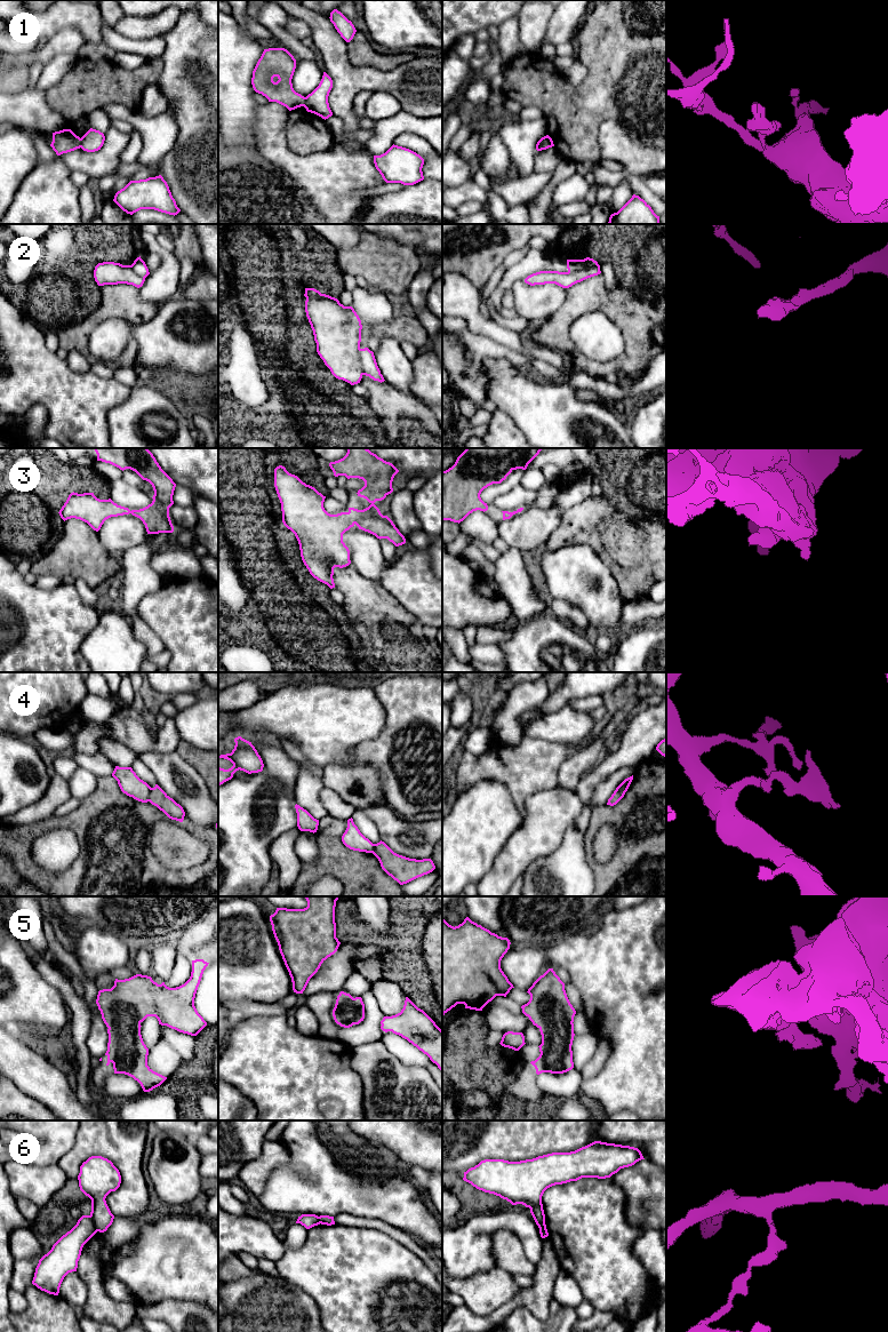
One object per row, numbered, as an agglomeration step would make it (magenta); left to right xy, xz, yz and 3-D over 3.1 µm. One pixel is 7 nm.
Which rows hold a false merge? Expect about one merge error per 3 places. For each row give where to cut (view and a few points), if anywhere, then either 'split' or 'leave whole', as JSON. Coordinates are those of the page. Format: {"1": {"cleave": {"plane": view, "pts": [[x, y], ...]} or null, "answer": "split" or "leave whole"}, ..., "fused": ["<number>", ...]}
{"1": {"cleave": {"plane": "xy", "pts": [[80, 138], [81, 146]]}, "answer": "split"}, "2": {"cleave": {"plane": "yz", "pts": [[599, 265], [582, 271], [568, 272]]}, "answer": "split"}, "3": {"cleave": null, "answer": "leave whole"}, "4": {"cleave": {"plane": "xy", "pts": [[151, 788], [148, 800]]}, "answer": "split"}, "5": {"cleave": null, "answer": "leave whole"}, "6": {"cleave": {"plane": "xy", "pts": [[89, 1215], [97, 1230]]}, "answer": "split"}, "fused": ["1", "2", "4", "6"]}

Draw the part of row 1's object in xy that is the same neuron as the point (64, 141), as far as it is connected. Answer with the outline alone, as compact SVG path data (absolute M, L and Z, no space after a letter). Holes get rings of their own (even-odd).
M63 129L53 133L53 142L50 144L57 155L67 153L81 147L81 138L71 129Z

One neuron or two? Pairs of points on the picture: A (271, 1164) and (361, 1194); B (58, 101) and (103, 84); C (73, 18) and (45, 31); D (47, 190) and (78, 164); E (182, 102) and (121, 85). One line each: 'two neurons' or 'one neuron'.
A: two neurons
B: one neuron
C: one neuron
D: two neurons
E: two neurons

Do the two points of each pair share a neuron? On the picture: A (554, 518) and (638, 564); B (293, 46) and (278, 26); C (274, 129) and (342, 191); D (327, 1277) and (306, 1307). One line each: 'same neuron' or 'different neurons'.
A: different neurons
B: same neuron
C: same neuron
D: different neurons

